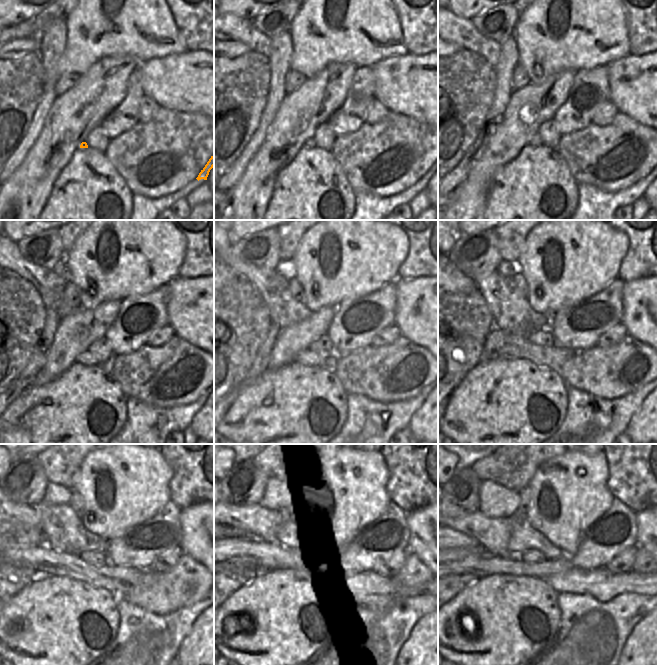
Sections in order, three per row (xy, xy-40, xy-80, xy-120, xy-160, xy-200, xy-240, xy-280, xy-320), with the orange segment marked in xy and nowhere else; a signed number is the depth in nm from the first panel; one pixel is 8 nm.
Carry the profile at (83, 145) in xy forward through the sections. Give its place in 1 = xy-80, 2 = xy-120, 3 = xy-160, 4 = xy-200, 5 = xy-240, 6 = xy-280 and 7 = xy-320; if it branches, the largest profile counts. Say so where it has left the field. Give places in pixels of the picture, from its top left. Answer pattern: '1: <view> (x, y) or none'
1: xy-80 (535, 140)
2: xy-120 (86, 358)
3: xy-160 (307, 357)
4: xy-200 (510, 345)
5: xy-240 (42, 559)
6: xy-280 (373, 587)
7: xy-320 (601, 584)

